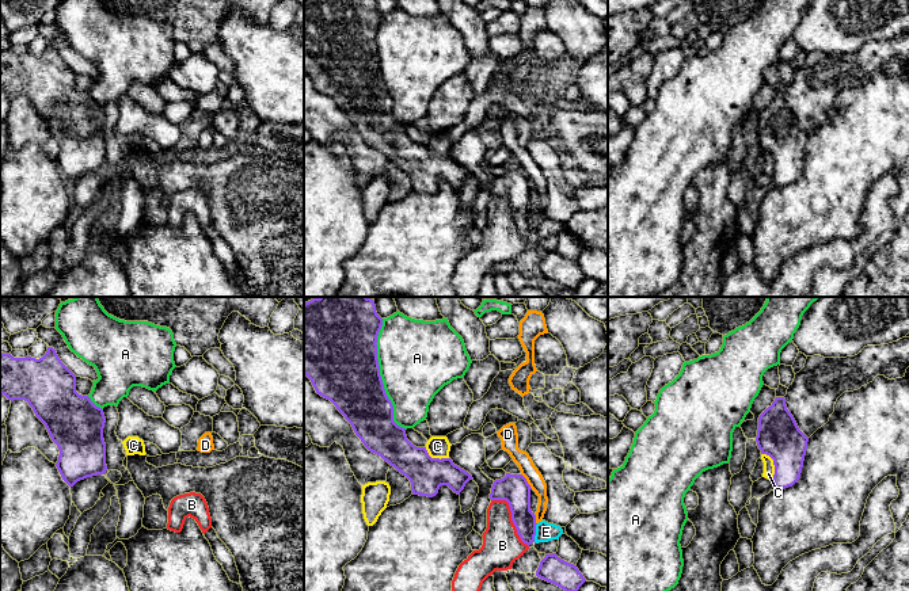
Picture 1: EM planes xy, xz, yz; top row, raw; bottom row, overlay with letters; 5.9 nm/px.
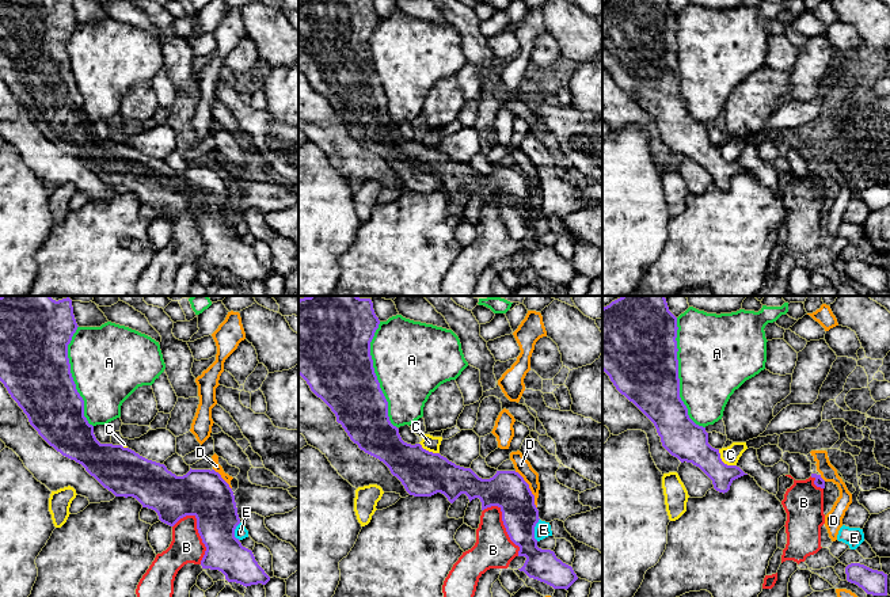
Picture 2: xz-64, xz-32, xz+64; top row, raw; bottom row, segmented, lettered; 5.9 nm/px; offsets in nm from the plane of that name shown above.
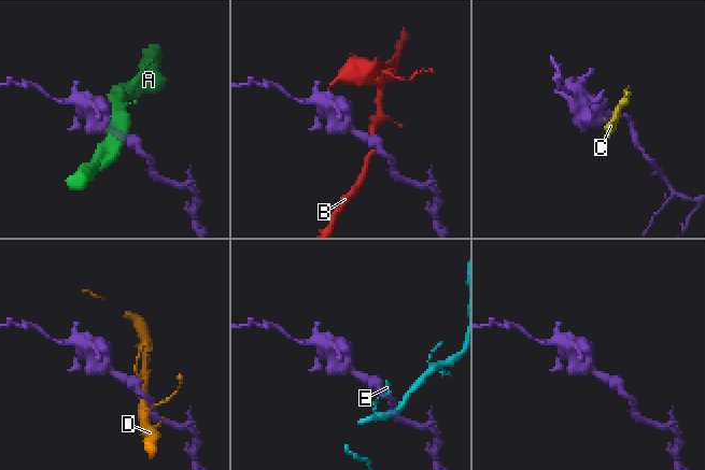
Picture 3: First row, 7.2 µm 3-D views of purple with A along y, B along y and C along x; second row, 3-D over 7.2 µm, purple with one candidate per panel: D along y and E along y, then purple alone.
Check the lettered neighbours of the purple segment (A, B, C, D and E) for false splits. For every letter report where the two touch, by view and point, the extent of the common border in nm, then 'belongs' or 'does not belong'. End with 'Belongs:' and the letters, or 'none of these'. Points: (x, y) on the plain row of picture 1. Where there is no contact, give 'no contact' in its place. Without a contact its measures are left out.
A: xz (380, 72) | 650 nm | does not belong
B: xz (512, 213) | 360 nm | does not belong
C: yz (774, 160) | 170 nm | does not belong
D: xz (527, 178) | 120 nm | does not belong
E: xz (535, 229) | 120 nm | does not belong
Belongs: none of these

